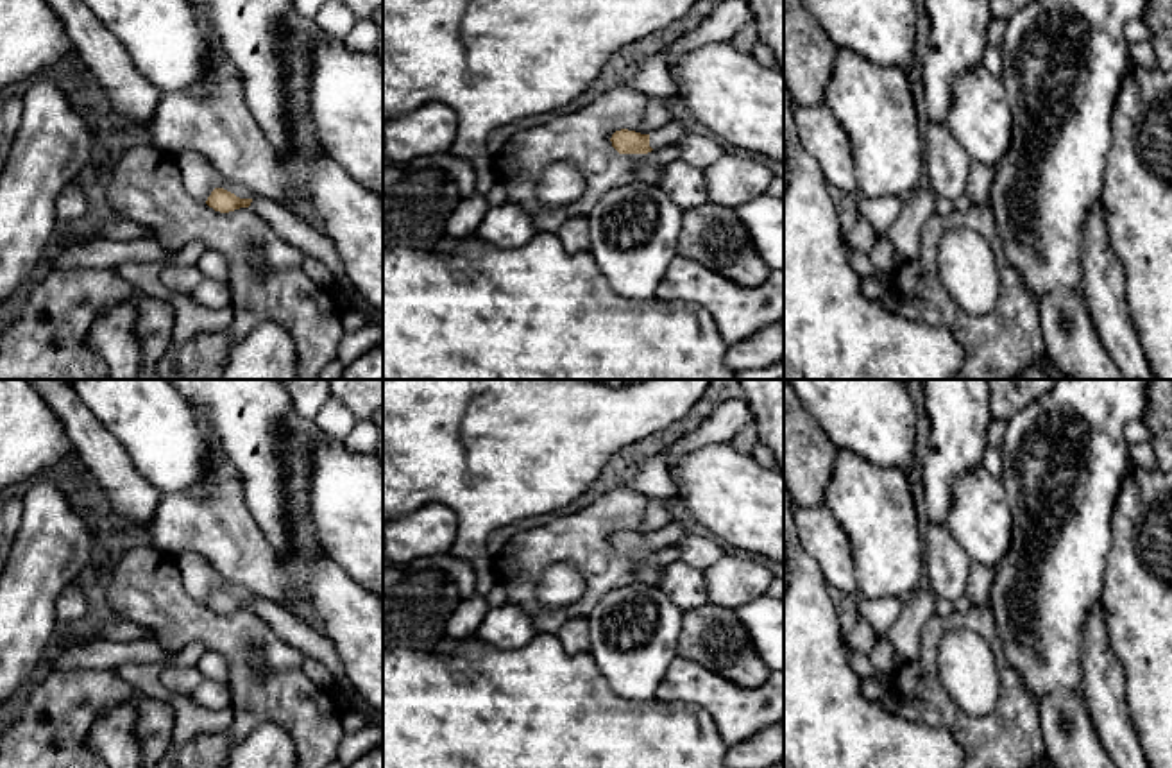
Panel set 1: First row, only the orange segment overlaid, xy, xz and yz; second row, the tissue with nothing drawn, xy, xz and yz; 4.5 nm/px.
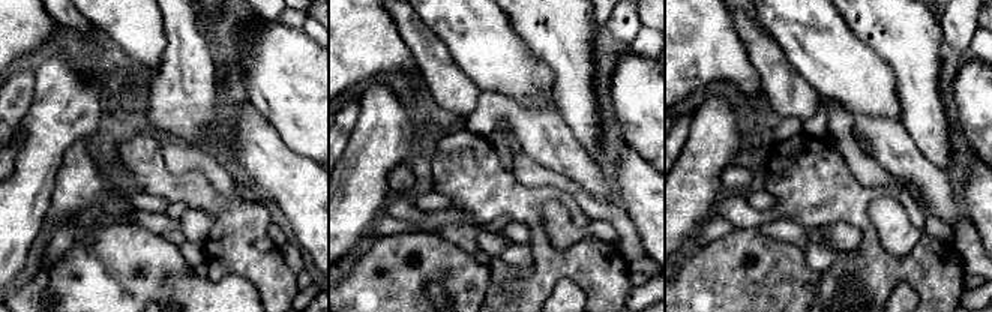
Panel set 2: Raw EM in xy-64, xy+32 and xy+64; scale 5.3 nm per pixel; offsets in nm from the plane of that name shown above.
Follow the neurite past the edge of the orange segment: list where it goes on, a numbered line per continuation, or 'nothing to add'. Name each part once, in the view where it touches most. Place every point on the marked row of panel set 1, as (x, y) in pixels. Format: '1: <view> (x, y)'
1: xz (671, 133)

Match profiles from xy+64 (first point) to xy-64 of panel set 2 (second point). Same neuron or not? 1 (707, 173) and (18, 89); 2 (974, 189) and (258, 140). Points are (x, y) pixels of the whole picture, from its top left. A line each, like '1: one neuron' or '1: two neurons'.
1: two neurons
2: one neuron

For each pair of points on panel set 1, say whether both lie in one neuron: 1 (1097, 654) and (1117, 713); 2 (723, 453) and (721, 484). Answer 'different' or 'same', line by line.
1: same
2: same

